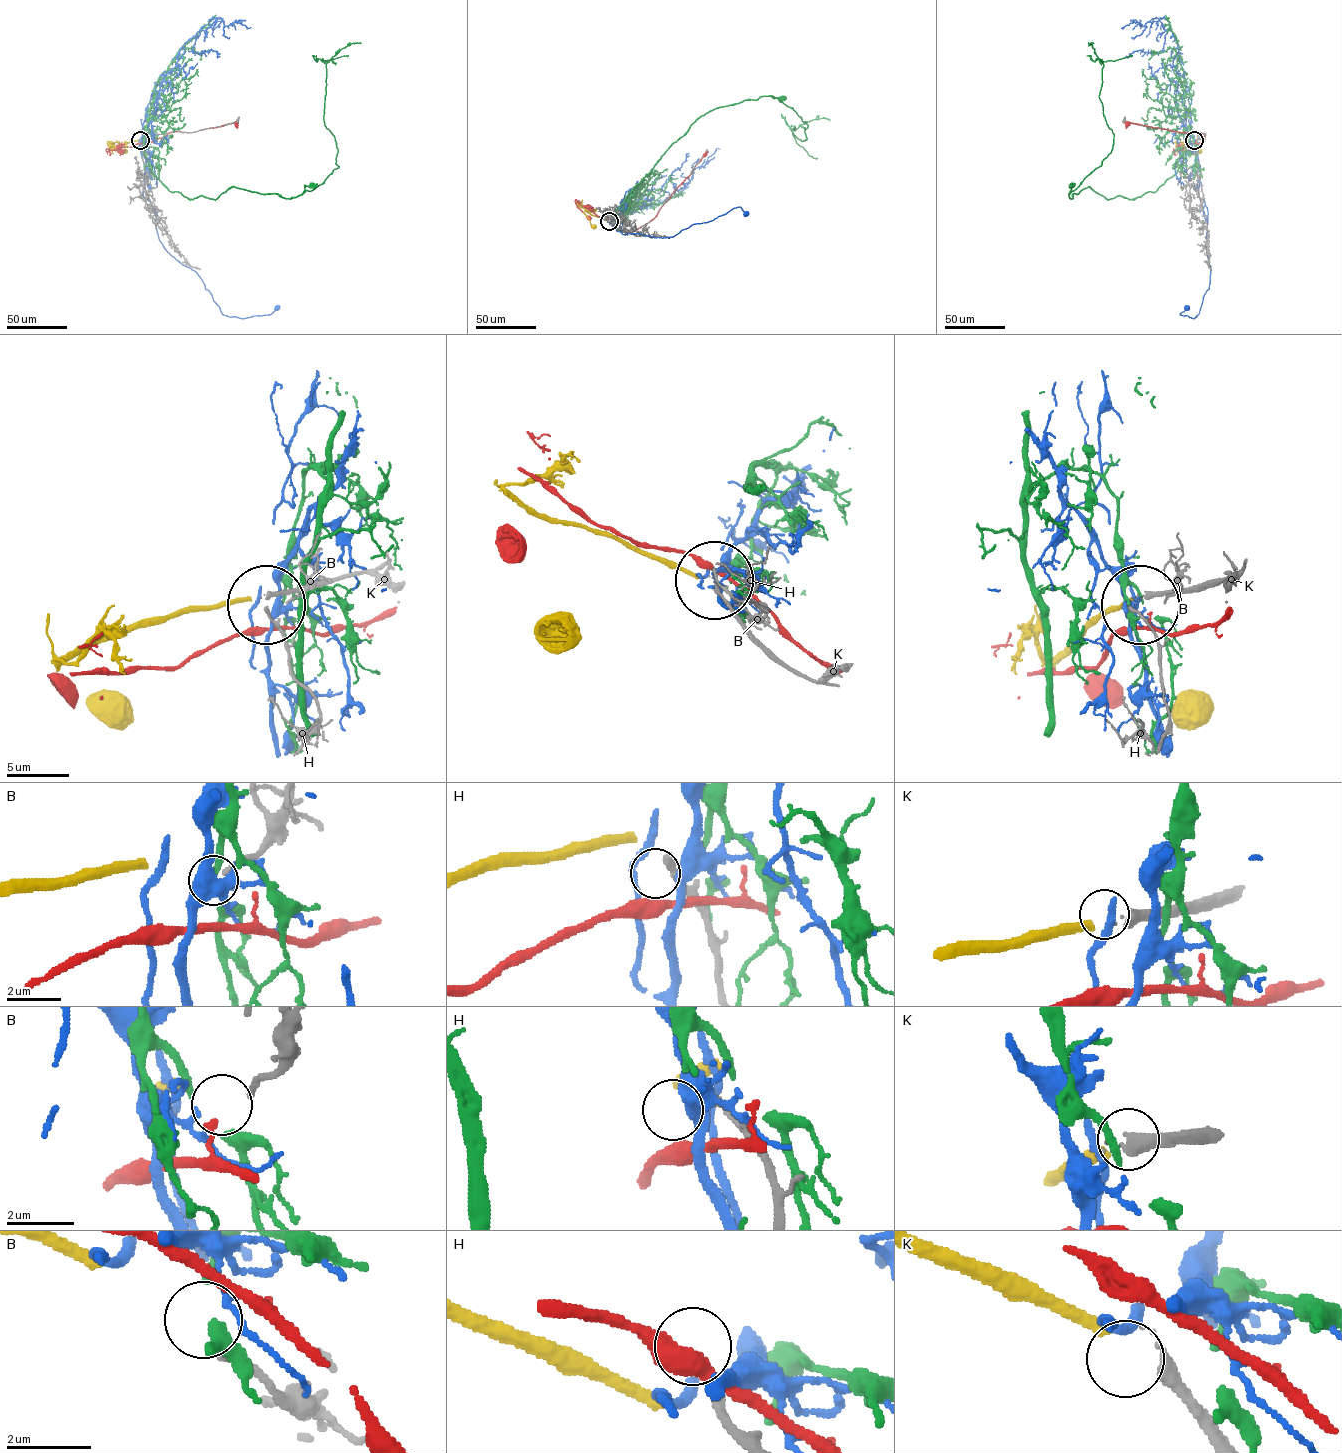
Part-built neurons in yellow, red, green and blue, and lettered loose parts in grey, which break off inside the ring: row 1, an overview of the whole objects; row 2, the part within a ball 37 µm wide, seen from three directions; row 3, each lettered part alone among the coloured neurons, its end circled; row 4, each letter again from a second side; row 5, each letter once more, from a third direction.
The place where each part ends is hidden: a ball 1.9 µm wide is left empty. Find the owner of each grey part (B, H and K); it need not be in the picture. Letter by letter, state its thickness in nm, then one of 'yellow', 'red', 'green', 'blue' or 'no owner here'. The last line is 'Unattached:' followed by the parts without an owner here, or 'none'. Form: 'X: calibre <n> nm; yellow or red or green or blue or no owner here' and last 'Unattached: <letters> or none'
B: calibre 170 nm; green
H: calibre 320 nm; no owner here
K: calibre 440 nm; yellow
Unattached: H

